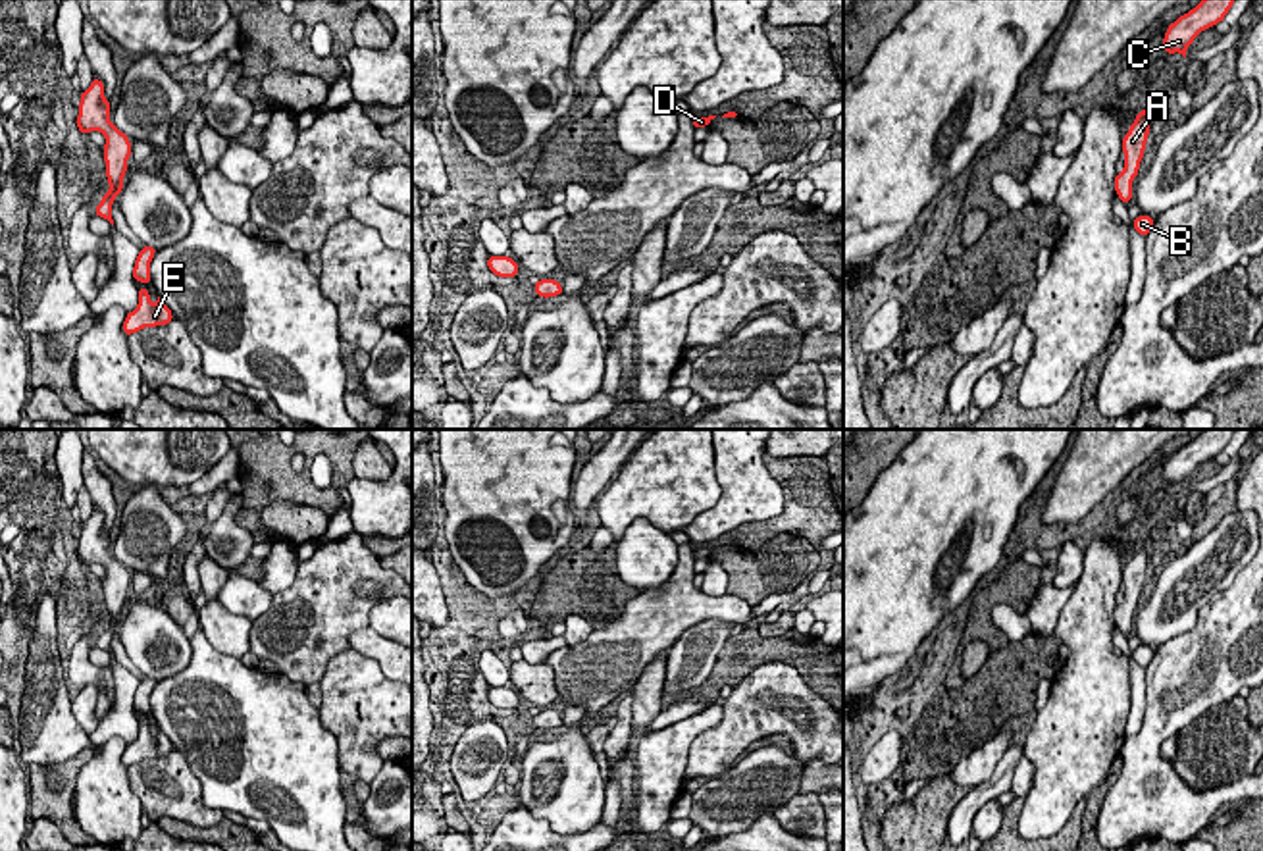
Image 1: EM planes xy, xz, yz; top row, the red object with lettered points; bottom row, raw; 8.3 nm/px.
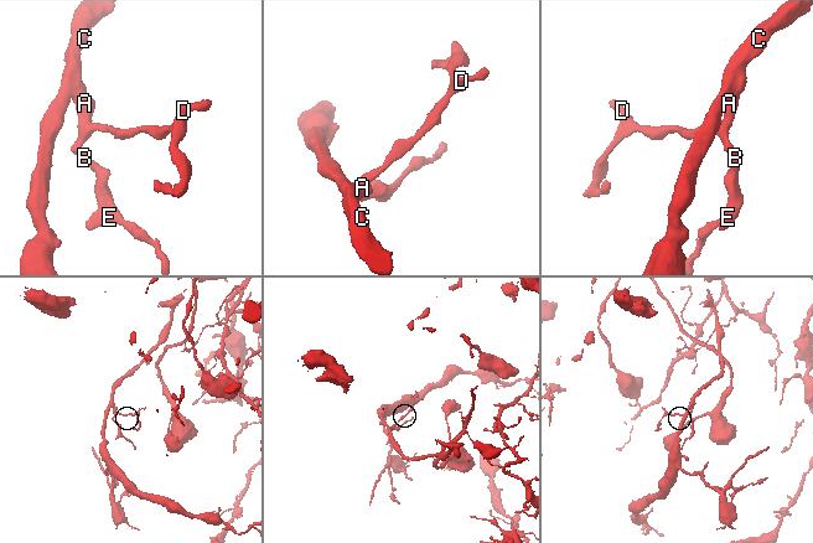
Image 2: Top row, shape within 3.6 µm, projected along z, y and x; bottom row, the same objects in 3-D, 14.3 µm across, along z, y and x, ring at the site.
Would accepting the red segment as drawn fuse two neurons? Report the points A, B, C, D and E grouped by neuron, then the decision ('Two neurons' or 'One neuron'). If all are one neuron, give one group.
Groups: A B C D E. One neuron

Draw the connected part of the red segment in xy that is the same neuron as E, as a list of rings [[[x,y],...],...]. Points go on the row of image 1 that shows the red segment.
[[[142,287],[139,289],[139,304],[133,312],[127,312],[123,322],[123,333],[131,335],[144,327],[168,325],[173,320],[171,310],[166,302],[158,297],[152,304],[148,291]]]

